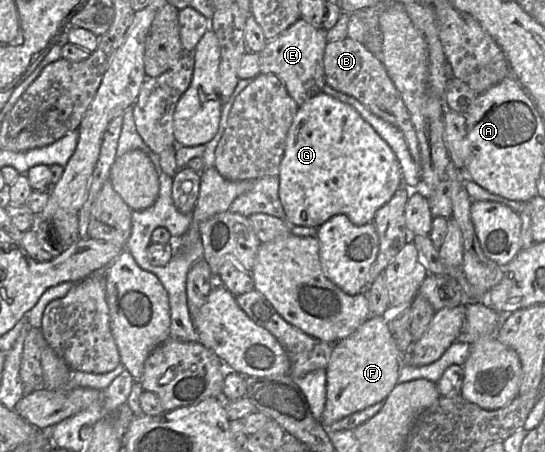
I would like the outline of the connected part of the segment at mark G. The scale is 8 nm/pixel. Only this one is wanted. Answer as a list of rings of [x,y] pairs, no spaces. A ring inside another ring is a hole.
[[[324,92],[314,95],[299,106],[287,134],[278,177],[279,198],[286,214],[286,221],[291,226],[319,227],[336,214],[345,214],[353,224],[358,226],[370,223],[374,220],[377,210],[385,205],[394,196],[398,188],[403,185],[402,169],[390,146],[351,105],[325,94]]]

